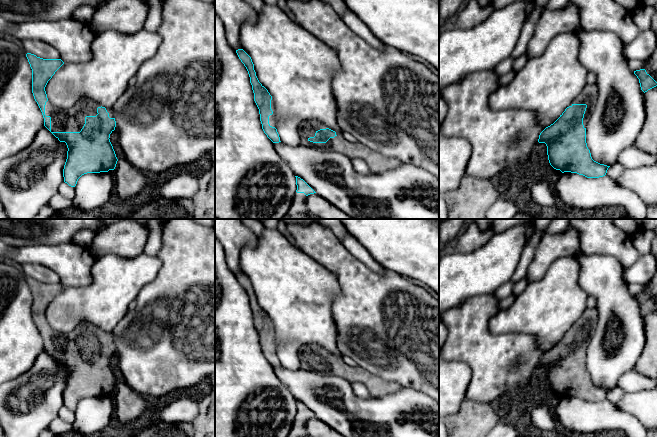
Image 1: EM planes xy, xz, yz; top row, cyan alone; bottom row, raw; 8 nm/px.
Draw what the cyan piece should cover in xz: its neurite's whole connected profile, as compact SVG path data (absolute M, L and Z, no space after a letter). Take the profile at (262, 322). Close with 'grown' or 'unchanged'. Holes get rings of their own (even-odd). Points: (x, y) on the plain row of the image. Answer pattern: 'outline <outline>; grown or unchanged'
outline M243 273L236 274L236 277L248 295L254 325L259 333L262 353L273 367L279 367L281 365L276 353L277 341L274 324L268 314L259 306L251 281Z; grown

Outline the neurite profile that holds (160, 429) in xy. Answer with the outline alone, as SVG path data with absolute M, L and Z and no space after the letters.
M156 421L143 429L135 437L193 437L194 429L190 423L176 424Z

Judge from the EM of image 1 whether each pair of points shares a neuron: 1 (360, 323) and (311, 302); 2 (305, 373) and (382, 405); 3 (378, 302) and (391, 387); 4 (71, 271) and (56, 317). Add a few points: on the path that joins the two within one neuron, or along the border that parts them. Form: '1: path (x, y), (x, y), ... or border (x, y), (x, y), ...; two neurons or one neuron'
1: border (340, 289), (332, 305), (332, 318), (337, 334); two neurons
2: path (324, 382), (338, 386), (357, 405), (363, 405); one neuron
3: border (369, 371), (386, 380), (395, 381), (402, 386); two neurons
4: border (89, 284), (64, 287); two neurons

